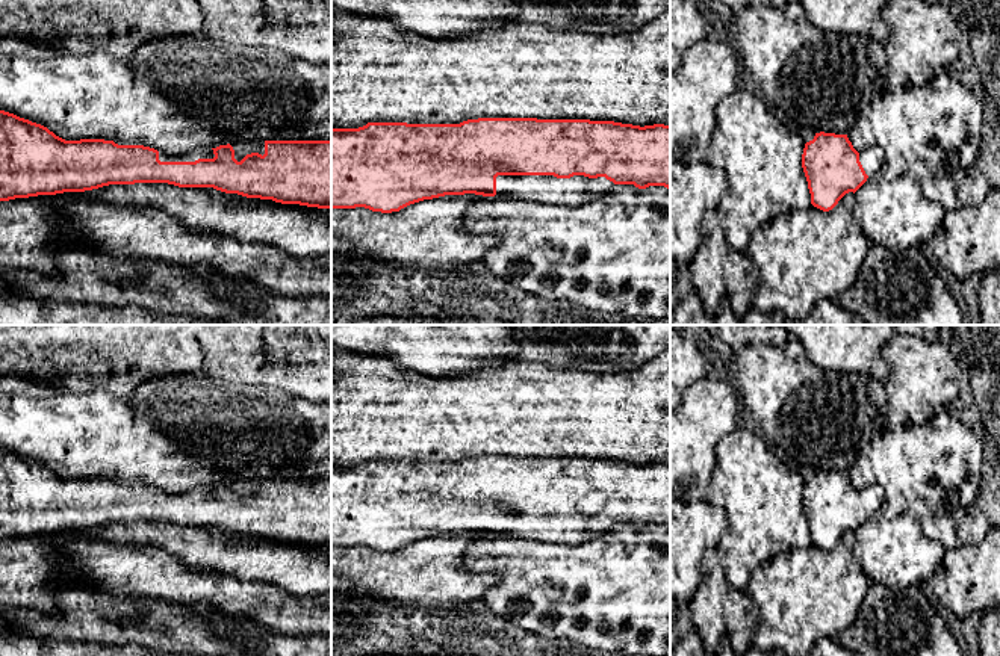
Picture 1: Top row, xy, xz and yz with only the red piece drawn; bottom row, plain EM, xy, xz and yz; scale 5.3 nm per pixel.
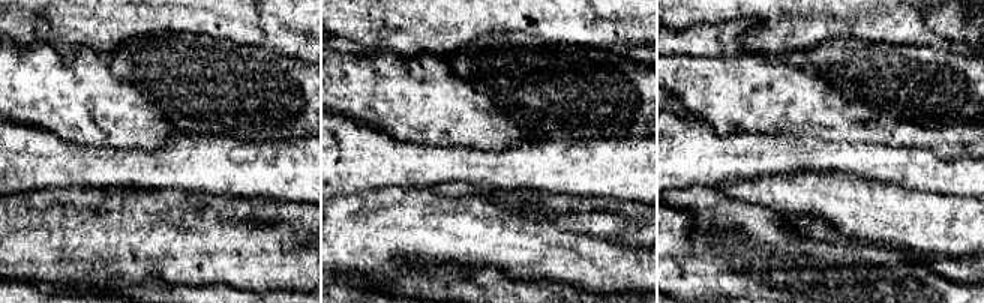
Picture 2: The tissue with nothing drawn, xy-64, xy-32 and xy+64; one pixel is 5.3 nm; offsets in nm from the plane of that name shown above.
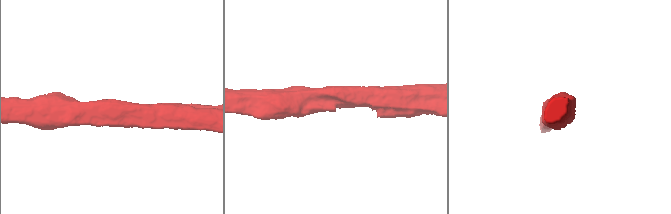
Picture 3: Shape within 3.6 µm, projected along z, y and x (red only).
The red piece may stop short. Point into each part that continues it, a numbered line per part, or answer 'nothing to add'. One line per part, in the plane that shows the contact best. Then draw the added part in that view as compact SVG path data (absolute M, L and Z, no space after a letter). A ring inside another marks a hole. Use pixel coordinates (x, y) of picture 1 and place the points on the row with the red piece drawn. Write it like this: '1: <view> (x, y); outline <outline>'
1: xz (578, 189); outline M498 175L496 195L514 200L551 203L551 204L584 204L602 193L611 193L614 183L605 177L589 178L573 175L557 178L554 175Z

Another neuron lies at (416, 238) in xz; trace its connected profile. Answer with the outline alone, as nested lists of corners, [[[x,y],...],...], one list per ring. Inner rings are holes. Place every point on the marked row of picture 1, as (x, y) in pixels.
[[[445,195],[433,200],[424,200],[410,204],[399,212],[381,213],[365,207],[356,209],[333,209],[331,210],[331,236],[345,240],[351,251],[346,257],[333,255],[339,258],[354,260],[362,265],[390,265],[402,271],[434,271],[445,268],[455,268],[458,265],[481,263],[484,254],[498,245],[498,237],[493,234],[474,234],[463,222],[464,213],[470,203],[483,198],[483,195]]]

